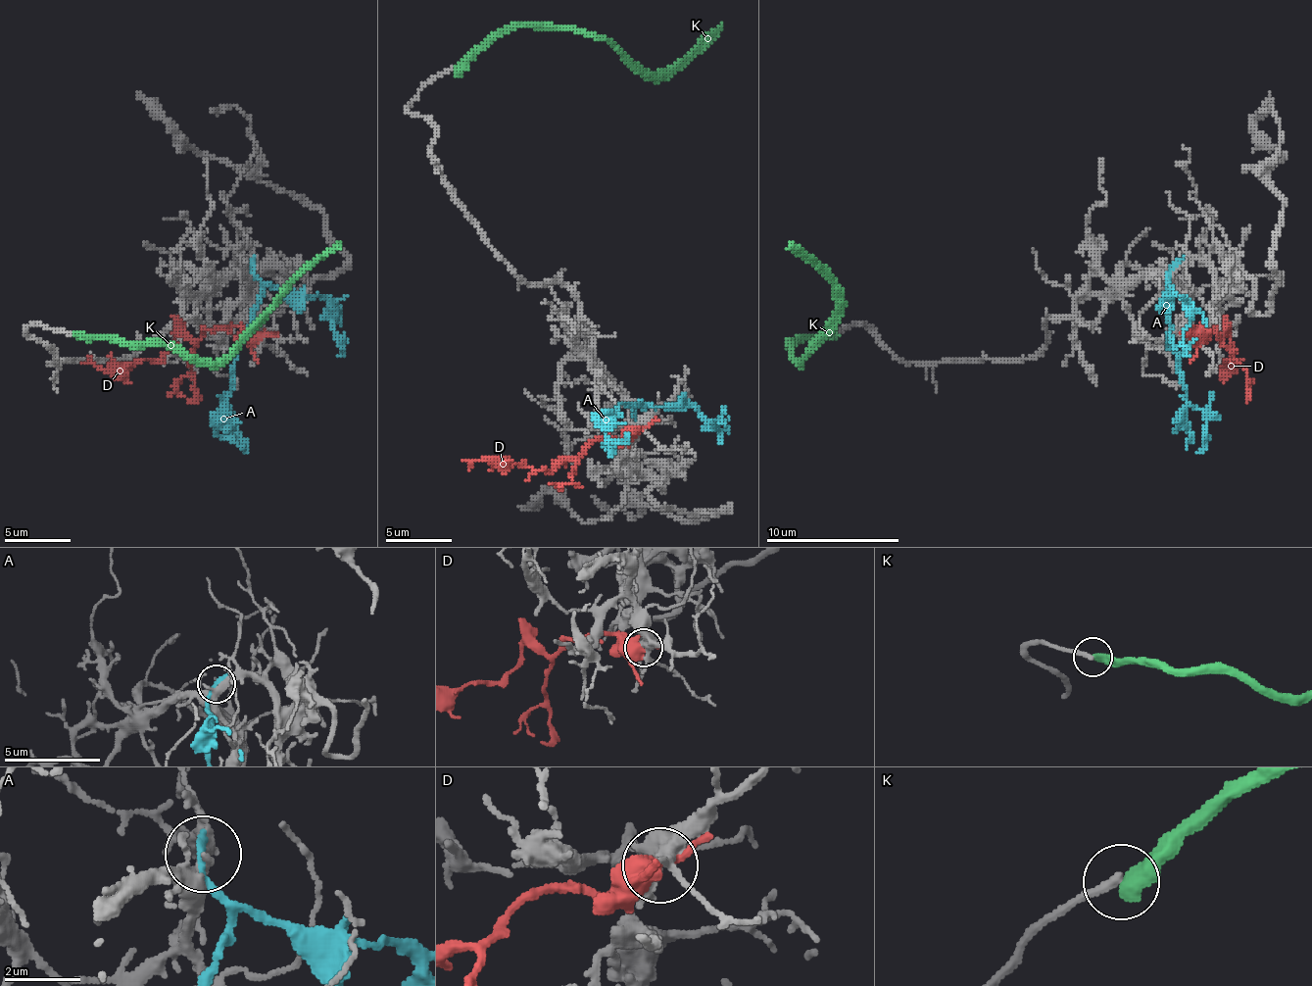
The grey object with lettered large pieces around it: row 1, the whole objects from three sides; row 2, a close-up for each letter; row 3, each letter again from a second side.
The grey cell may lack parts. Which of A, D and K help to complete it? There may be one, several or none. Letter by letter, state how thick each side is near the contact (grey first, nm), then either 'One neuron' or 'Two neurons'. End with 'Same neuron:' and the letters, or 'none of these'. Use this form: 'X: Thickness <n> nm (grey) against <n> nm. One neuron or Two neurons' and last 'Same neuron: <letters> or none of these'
A: Thickness 400 nm (grey) against 240 nm. Two neurons
D: Thickness 380 nm (grey) against 400 nm. Two neurons
K: Thickness 260 nm (grey) against 480 nm. Two neurons
Same neuron: none of these

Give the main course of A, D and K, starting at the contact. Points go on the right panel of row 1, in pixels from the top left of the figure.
A: (1173, 266), (1166, 342), (1176, 356), (1187, 399), (1196, 406), (1206, 422), (1206, 442), (1196, 452)
D: (1192, 335), (1203, 325), (1220, 339), (1226, 335), (1233, 359), (1223, 369), (1233, 356)
K: (833, 335), (806, 335), (790, 345), (793, 356), (800, 363), (833, 316), (836, 289), (802, 256), (786, 249)

